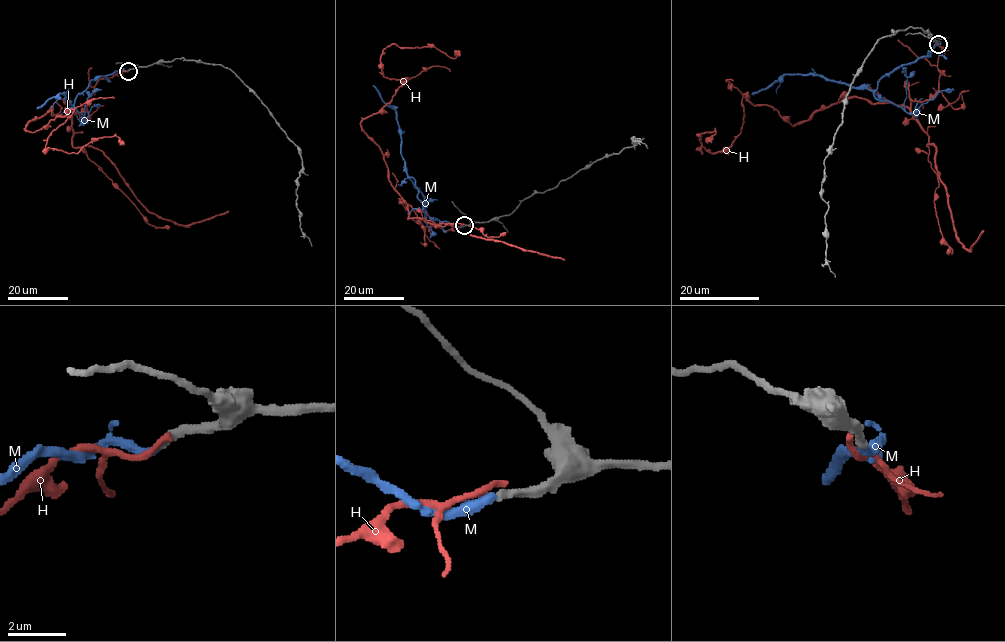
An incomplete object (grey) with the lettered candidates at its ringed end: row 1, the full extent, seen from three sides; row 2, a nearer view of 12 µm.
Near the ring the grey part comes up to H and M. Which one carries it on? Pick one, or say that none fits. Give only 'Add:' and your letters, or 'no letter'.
Add: M

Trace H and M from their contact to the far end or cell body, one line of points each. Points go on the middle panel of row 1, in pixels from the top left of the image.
H: (465, 225), (425, 227), (361, 126), (410, 78), (383, 75), (385, 49), (433, 47), (451, 58), (460, 50)
M: (464, 225), (432, 219), (425, 208), (425, 197), (407, 177), (397, 113), (373, 85)

